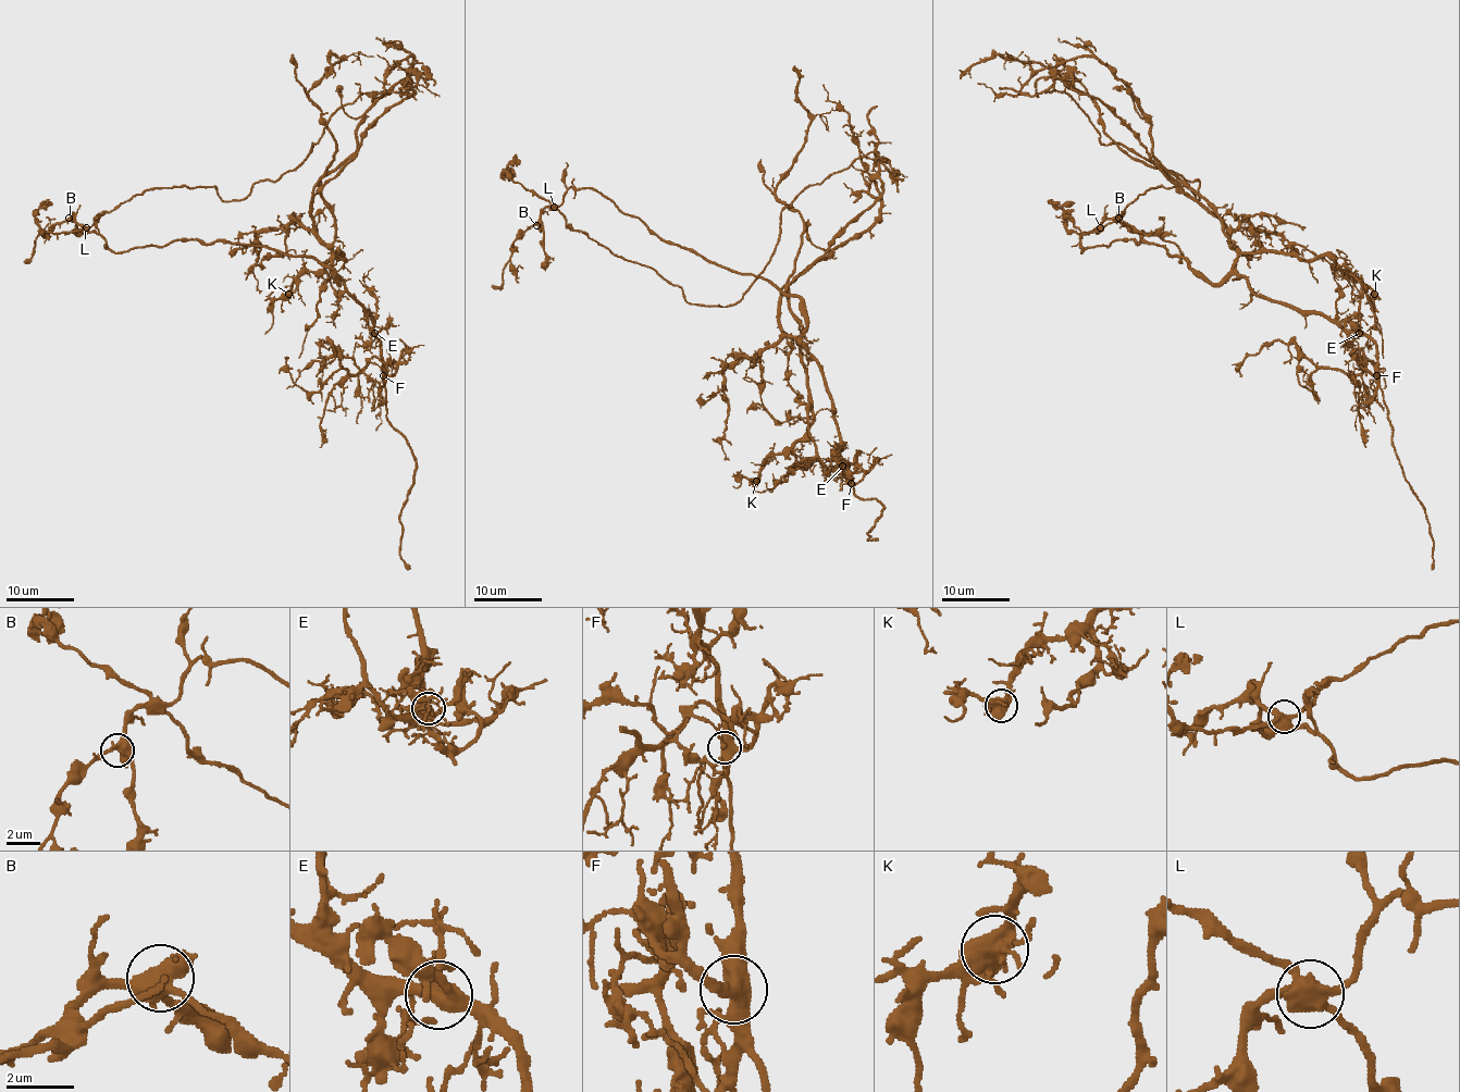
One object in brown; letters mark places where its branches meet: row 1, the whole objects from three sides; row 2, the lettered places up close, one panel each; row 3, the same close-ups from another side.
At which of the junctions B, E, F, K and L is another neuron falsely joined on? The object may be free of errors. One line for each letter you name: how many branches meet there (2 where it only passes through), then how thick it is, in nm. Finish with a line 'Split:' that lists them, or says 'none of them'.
L: Branches: 4. Thickness 480 nm
Split: L

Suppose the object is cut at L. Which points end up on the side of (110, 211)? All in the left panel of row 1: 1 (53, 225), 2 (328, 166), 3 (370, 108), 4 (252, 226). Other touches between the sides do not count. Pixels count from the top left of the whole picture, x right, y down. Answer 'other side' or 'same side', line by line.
1: other side
2: other side
3: other side
4: other side

